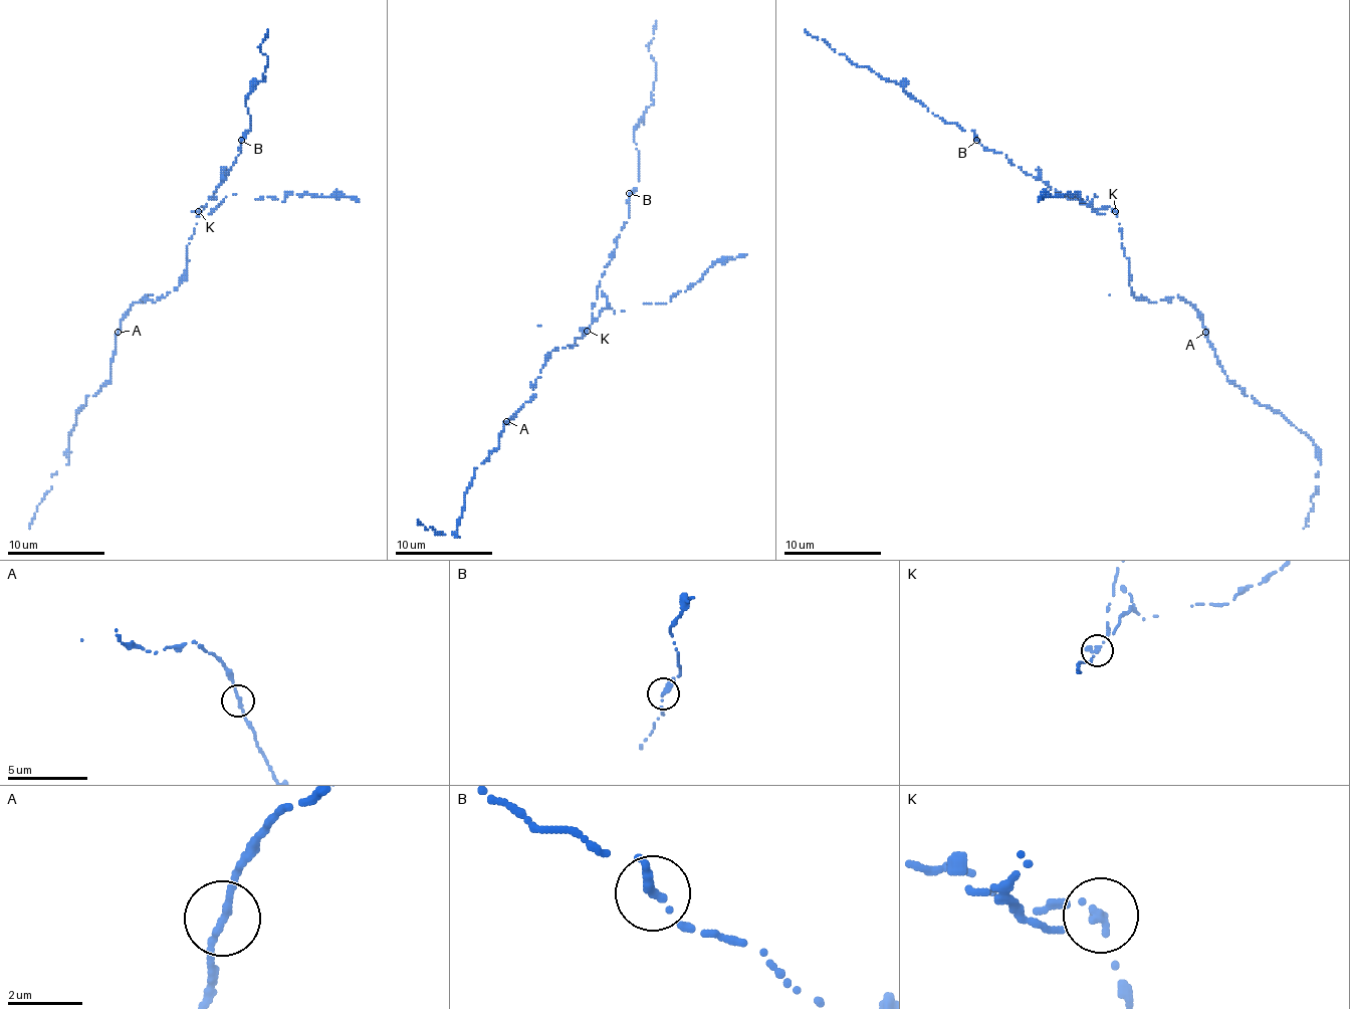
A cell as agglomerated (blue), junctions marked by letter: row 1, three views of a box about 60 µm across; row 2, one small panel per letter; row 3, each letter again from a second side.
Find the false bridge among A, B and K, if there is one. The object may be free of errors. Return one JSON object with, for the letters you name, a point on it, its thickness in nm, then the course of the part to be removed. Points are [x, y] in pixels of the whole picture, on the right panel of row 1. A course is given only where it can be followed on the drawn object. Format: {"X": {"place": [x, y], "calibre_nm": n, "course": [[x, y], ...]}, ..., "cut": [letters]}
{"K": {"place": [1115, 211], "calibre_nm": 200}, "cut": ["K"]}

